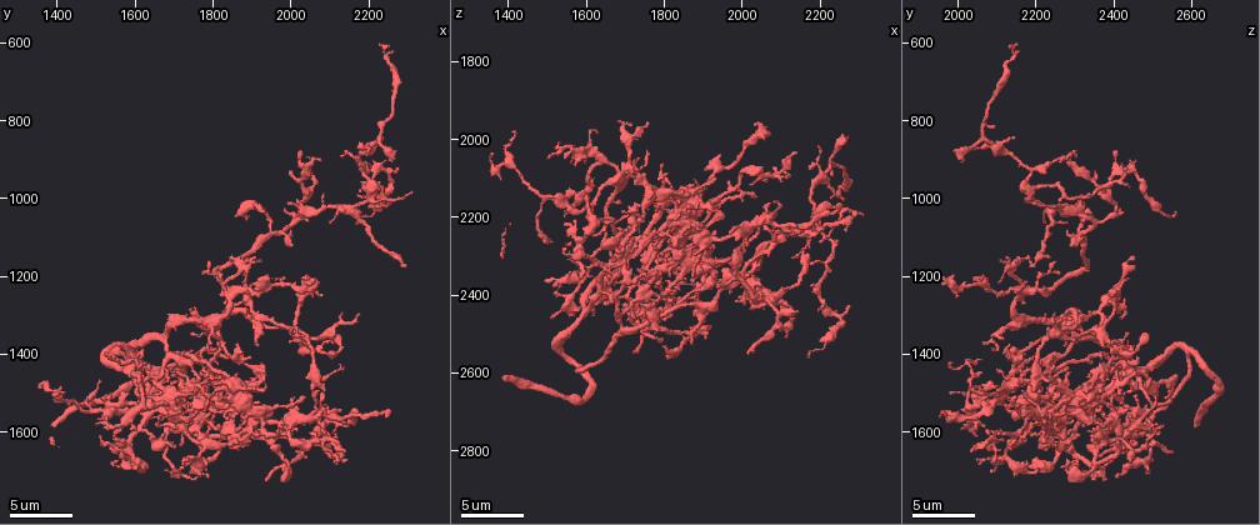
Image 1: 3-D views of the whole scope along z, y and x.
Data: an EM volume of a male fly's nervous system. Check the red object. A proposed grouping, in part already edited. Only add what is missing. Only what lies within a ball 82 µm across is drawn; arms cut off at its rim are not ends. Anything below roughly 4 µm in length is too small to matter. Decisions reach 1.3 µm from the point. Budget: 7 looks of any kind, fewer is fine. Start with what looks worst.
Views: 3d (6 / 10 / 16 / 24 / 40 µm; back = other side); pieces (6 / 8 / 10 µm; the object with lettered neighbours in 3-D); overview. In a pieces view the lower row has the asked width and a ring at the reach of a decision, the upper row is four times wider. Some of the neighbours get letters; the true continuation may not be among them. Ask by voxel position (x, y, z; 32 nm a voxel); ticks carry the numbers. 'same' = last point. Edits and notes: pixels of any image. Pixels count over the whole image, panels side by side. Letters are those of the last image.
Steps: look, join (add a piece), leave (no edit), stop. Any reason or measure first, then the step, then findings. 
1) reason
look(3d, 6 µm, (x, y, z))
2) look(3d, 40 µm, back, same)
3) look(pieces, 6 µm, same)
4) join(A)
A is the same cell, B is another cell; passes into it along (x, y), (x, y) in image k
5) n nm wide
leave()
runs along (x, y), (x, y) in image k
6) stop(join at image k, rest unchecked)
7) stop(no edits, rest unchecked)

an open end
look(3d, 10 µm, (1925, 1030, 2245))

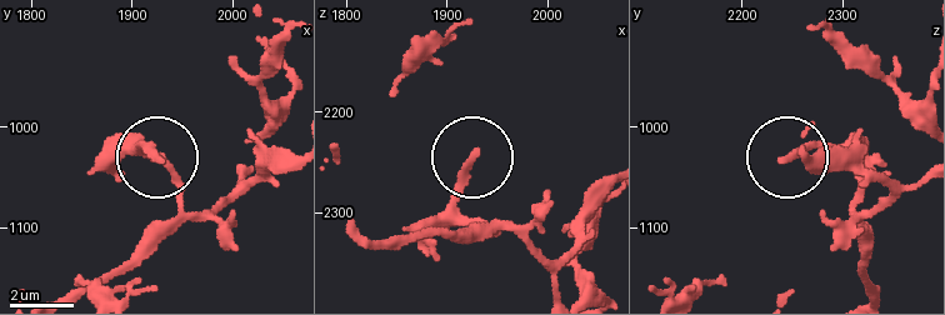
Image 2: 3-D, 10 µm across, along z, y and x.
what lies round it
look(pieces, 8 µm, (1926, 1032, 2240))

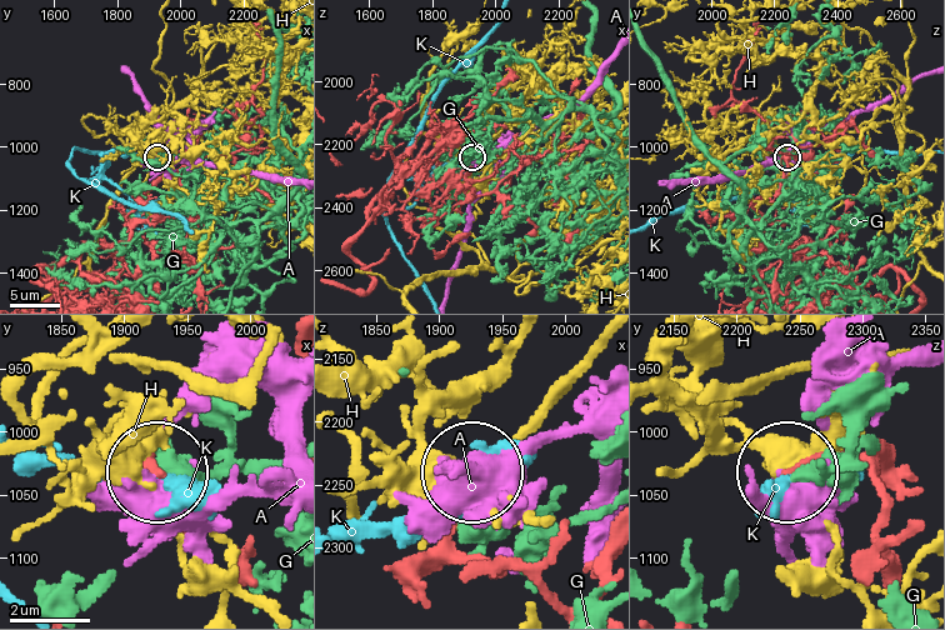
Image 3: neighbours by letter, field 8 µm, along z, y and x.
leave()
A, G, H and K are other cells; none of them fits

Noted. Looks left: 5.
free end
look(3d, 6 µm, (2290, 1175, 2185))

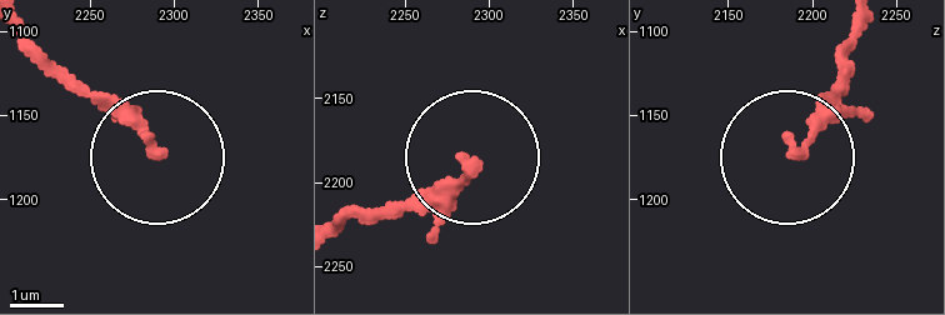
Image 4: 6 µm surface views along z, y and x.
look(pieces, 10 µm, (2290, 1172, 2192))

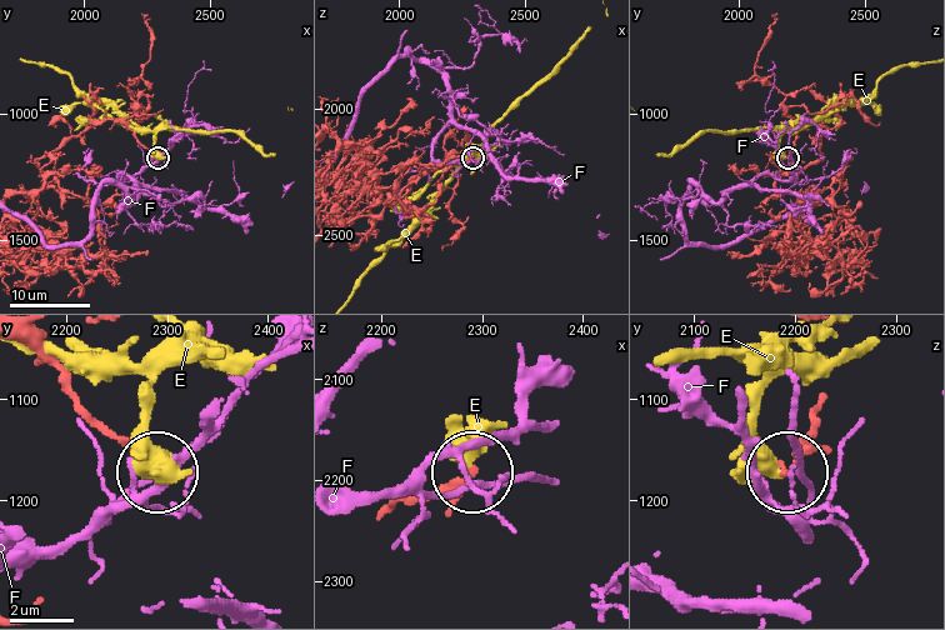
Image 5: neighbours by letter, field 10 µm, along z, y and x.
200 nm wide
leave()
E and F are other cells; none of them fits

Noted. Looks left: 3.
an open end
look(3d, 6 µm, (2035, 1510, 2150))

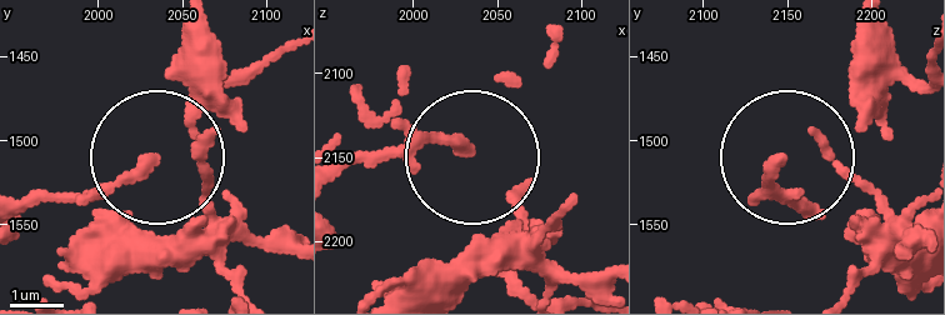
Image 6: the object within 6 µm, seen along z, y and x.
look(pieces, 10 µm, (2028, 1516, 2142))

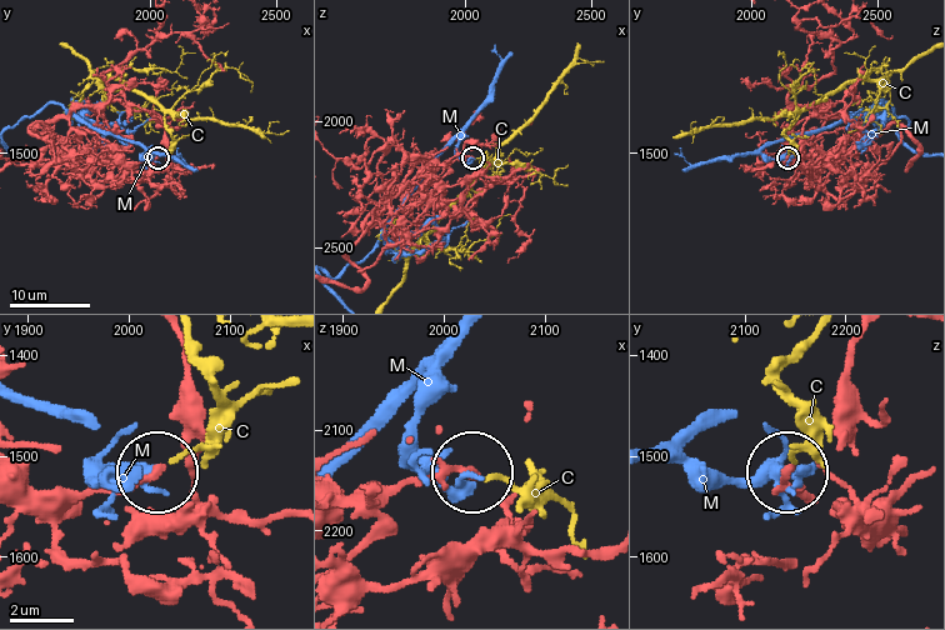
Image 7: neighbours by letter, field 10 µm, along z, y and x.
leave()
C and M are other cells; none of them fits

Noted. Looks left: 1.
stop(no edits, rest unchecked)

